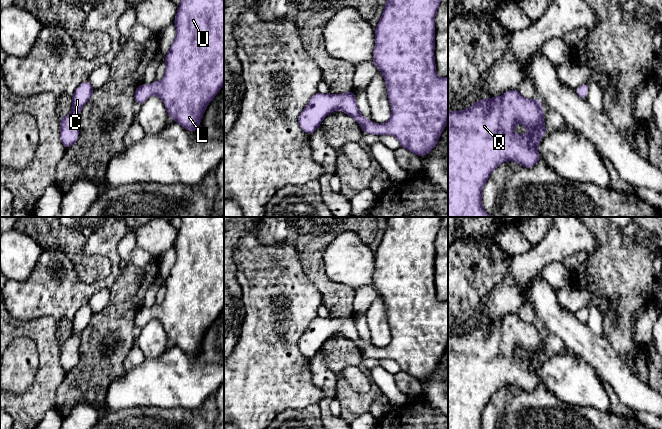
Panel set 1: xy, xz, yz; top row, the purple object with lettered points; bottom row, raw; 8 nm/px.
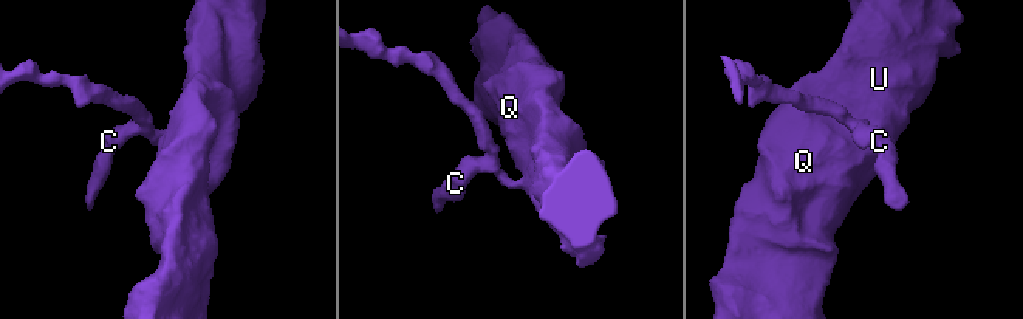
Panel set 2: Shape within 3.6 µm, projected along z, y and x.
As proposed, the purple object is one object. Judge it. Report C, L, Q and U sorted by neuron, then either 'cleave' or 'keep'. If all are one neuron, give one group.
C L Q U; keep

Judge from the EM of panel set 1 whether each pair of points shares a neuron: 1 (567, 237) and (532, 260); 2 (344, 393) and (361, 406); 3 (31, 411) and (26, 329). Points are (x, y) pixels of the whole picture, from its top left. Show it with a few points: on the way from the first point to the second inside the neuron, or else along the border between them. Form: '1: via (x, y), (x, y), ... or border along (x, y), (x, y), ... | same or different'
1: via (558, 244), (541, 254) | same
2: via (348, 397), (357, 404) | same
3: via (43, 390), (47, 382), (47, 346) | same

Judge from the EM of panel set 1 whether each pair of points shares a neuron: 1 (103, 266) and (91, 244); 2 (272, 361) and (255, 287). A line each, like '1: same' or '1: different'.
1: different
2: same

